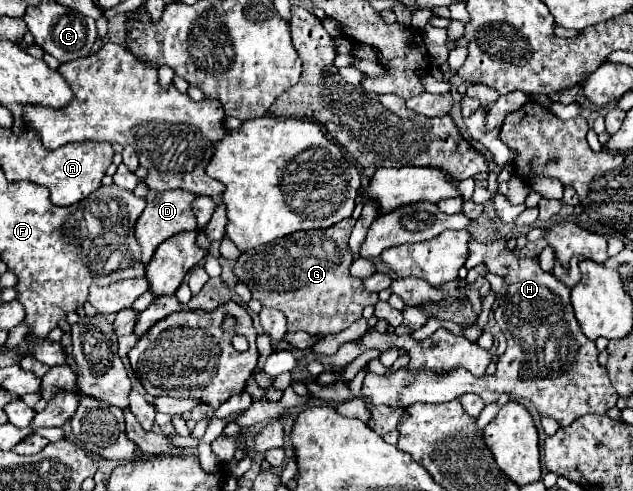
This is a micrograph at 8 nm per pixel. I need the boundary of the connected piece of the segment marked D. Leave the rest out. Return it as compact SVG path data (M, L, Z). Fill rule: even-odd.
M151 189L147 193L147 207L145 207L141 219L137 219L137 227L135 227L135 235L137 235L137 241L141 243L145 263L151 261L157 245L163 243L165 239L169 239L181 231L197 229L197 219L193 215L193 207L191 207L191 203L197 197L199 195L195 195L191 191L183 191L183 189L173 189L173 191L153 191Z

